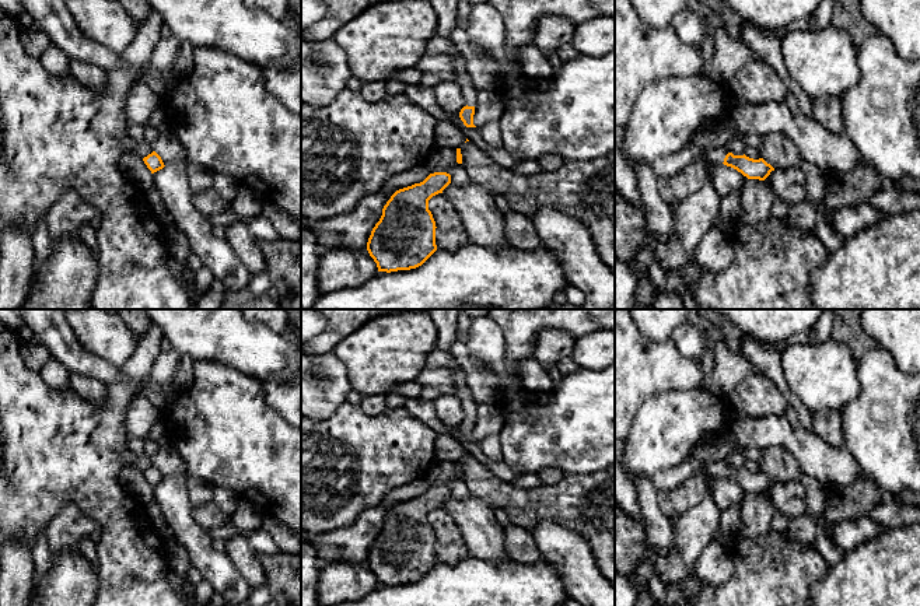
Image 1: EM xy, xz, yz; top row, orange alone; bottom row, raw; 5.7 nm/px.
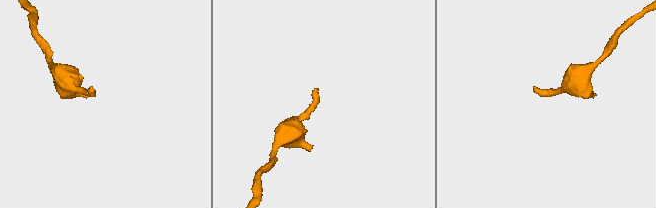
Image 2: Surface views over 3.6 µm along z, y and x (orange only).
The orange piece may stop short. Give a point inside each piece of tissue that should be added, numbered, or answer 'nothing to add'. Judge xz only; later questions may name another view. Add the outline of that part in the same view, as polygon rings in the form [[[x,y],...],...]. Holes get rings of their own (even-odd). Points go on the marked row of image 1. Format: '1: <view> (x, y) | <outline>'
1: xz (462, 79) | [[[456,50],[451,55],[455,66],[455,83],[461,87],[465,106],[476,106],[476,90],[473,88],[472,80],[466,70],[466,59]]]

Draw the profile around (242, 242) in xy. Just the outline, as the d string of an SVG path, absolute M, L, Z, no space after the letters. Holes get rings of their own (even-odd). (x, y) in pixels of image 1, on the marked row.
M238 221L225 227L225 241L252 276L266 272L266 259L259 239L251 234L244 223Z

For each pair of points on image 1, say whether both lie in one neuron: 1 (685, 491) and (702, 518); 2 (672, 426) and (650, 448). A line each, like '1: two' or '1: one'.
1: two
2: one

